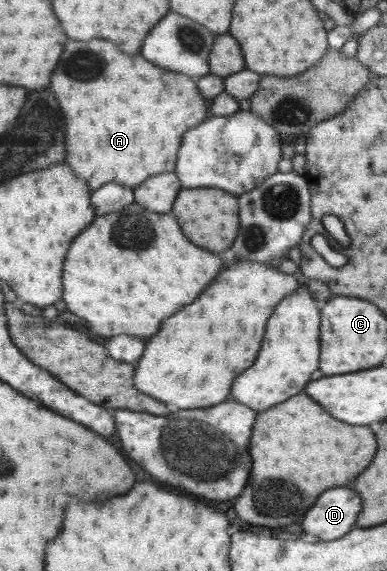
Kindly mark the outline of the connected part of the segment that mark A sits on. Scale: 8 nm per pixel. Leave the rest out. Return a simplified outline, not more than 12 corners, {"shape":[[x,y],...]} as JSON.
{"shape":[[69,41],[51,77],[95,191],[173,171],[197,79]]}

